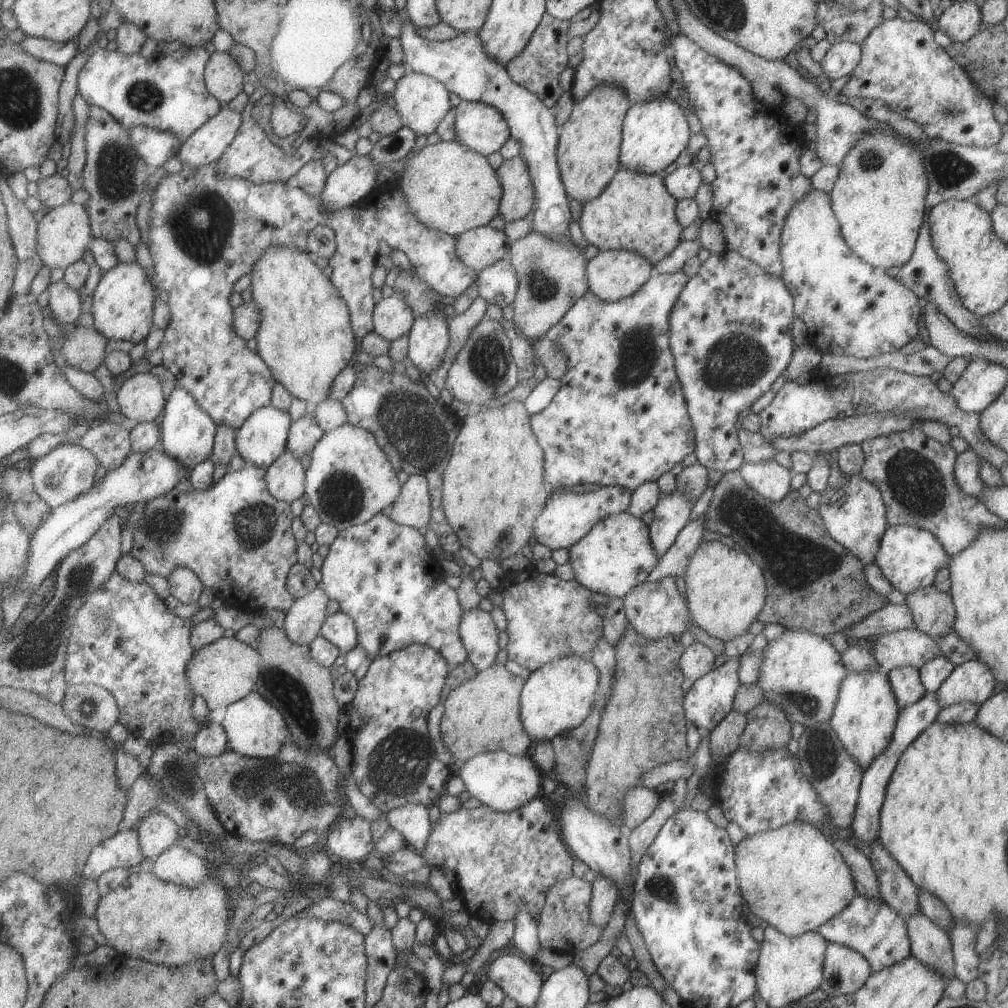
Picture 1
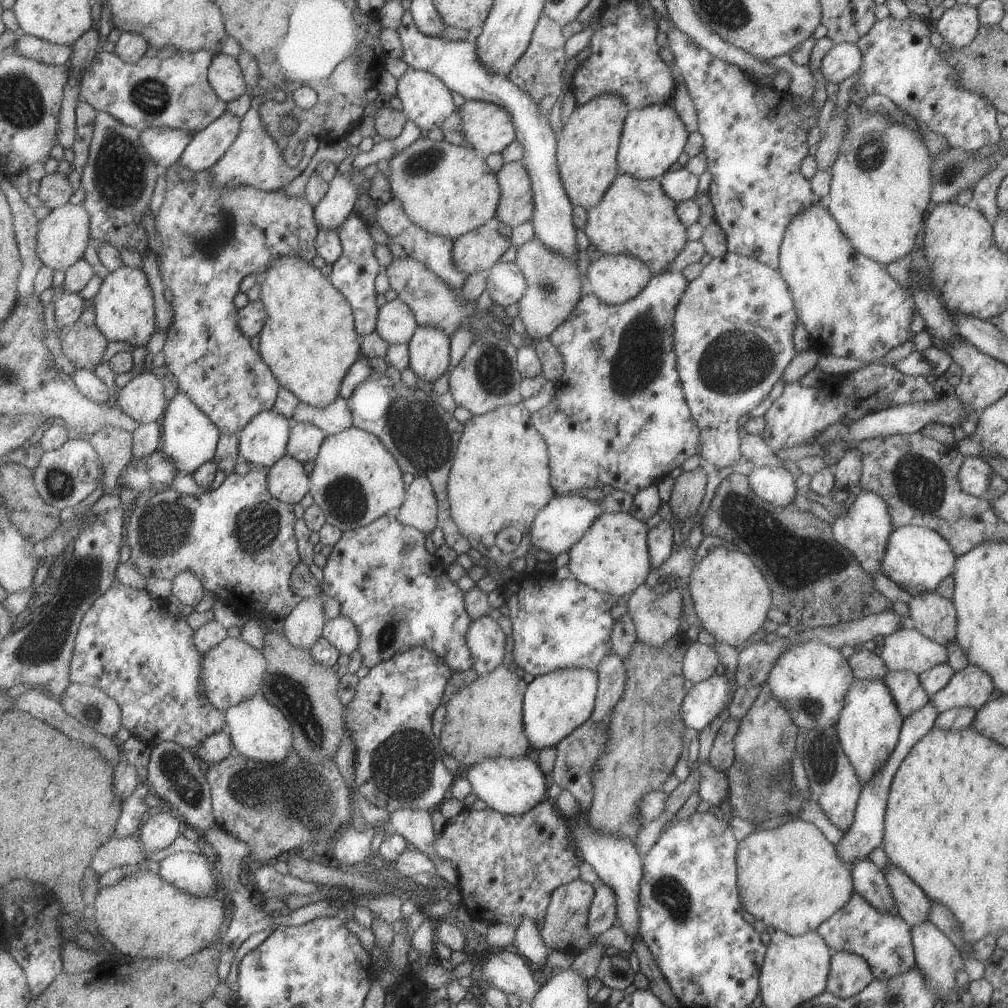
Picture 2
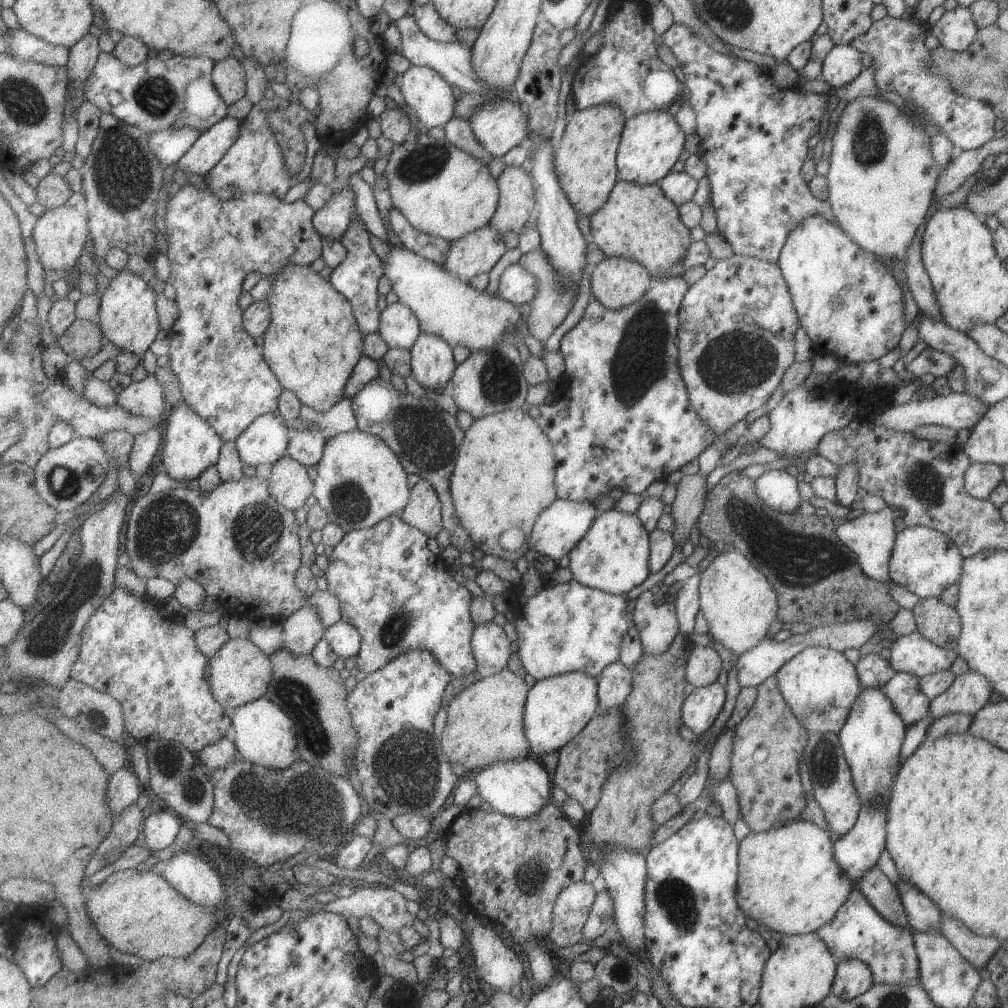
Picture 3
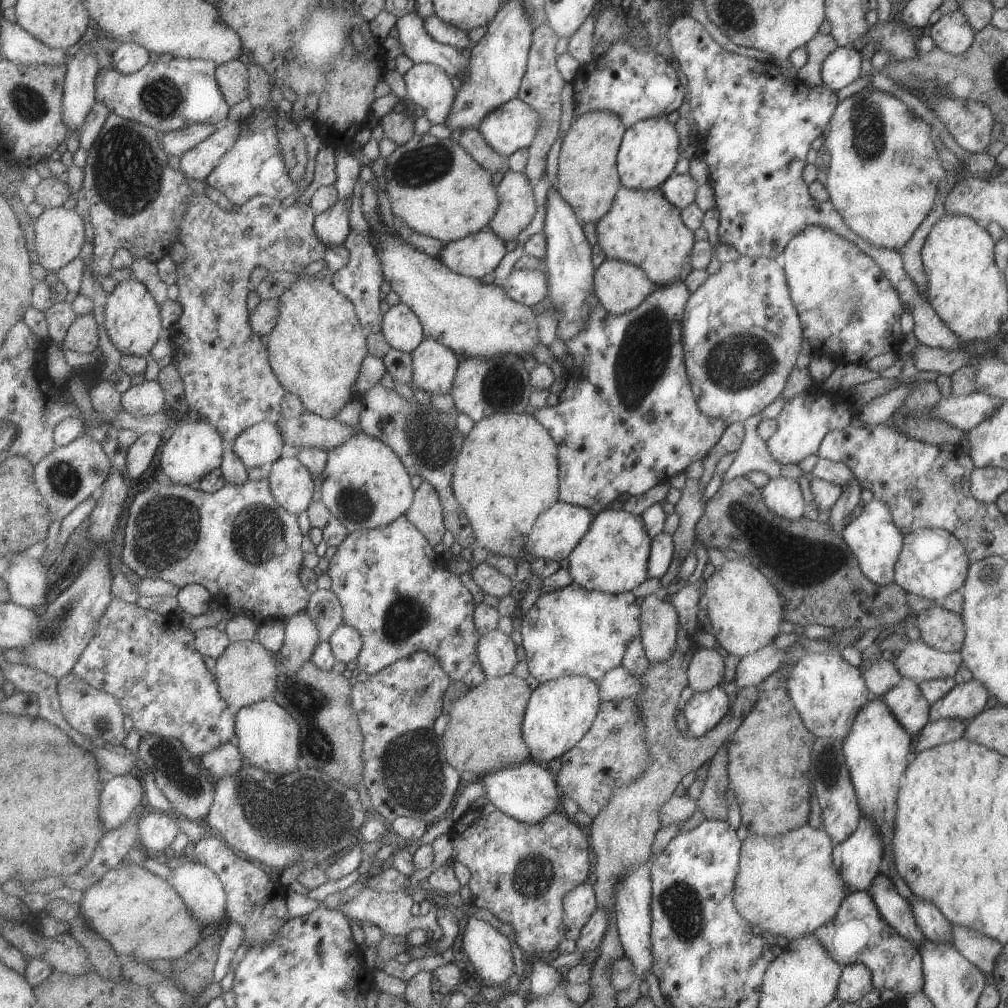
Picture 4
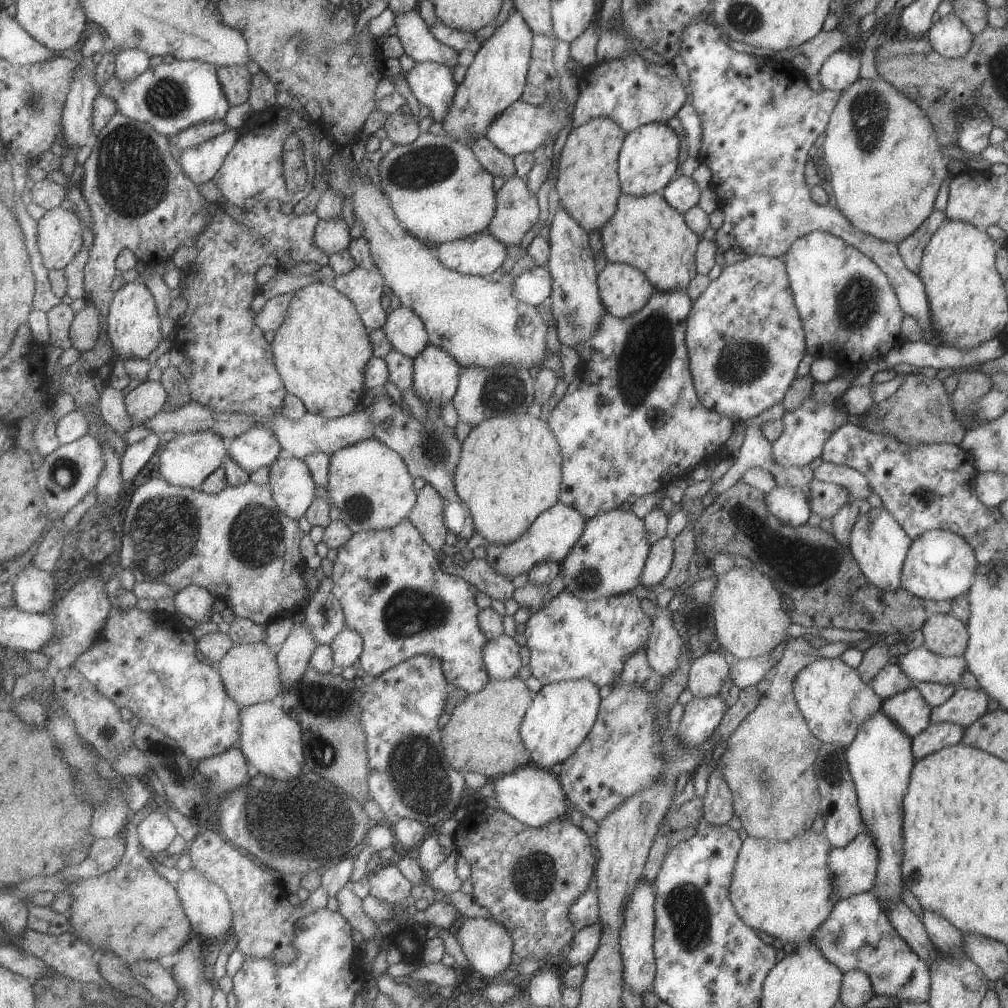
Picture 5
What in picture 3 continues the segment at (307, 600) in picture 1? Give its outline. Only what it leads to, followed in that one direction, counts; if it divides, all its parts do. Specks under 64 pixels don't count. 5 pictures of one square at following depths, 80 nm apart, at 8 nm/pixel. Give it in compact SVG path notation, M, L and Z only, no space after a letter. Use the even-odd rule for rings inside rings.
M311 603L293 613L284 623L286 648L297 656L312 654L325 633L326 626Z

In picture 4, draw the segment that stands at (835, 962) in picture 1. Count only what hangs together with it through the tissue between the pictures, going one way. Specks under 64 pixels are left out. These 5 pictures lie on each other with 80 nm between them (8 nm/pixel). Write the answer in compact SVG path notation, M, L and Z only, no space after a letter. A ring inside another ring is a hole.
M862 964L842 967L836 990L838 999L853 1002L865 996L871 989L870 972Z

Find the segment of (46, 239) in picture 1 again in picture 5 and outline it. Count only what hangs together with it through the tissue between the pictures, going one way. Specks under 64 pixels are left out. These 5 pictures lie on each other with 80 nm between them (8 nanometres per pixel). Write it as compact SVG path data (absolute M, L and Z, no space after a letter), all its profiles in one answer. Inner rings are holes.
M60 207L47 211L38 222L38 246L45 267L51 271L69 266L82 250L83 234L77 213Z

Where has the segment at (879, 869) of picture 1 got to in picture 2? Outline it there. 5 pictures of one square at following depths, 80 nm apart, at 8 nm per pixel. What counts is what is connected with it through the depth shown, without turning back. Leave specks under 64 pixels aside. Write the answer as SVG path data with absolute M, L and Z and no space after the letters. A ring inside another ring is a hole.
M890 865L884 877L896 904L897 915L910 927L928 921L931 903L921 888L893 865Z

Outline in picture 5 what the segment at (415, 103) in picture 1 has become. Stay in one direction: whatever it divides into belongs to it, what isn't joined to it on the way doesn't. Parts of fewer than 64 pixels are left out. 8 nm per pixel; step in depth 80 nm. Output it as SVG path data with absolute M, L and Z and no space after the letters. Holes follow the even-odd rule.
M433 62L416 63L406 80L420 105L429 108L433 120L441 122L455 98L452 70Z

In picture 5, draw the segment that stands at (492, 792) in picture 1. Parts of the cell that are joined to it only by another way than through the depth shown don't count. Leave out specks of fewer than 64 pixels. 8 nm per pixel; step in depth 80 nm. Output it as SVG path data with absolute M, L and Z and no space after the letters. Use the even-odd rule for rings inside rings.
M531 763L489 782L493 784L499 809L526 826L540 828L569 813L569 803L557 776Z

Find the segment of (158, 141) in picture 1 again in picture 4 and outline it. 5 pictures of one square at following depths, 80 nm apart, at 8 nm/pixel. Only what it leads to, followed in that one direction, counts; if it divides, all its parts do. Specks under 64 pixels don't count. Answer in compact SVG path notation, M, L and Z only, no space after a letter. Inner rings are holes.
M195 123L176 131L162 134L162 145L169 156L182 157L188 150L218 131L220 124Z

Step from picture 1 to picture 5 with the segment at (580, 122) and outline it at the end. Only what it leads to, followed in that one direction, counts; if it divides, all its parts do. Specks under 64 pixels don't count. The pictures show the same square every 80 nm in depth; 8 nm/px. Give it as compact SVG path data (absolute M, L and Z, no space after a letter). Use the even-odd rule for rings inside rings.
M596 117L579 127L573 127L567 136L567 140L559 156L558 174L555 177L555 191L559 195L558 203L568 216L585 233L601 231L602 227L610 220L610 217L616 212L616 203L621 193L617 177L617 158L623 145L623 130L609 118Z

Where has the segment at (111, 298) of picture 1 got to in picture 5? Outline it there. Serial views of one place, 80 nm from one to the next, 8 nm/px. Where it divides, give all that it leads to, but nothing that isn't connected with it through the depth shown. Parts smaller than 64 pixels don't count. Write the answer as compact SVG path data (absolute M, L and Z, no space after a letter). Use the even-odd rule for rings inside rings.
M145 282L128 283L122 290L116 292L107 322L108 335L121 360L148 359L166 339L162 332L162 319L156 297Z

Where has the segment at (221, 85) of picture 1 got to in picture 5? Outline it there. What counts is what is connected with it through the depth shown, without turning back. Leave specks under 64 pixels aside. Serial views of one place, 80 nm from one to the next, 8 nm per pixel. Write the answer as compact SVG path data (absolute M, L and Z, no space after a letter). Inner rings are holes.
M240 65L221 67L218 76L231 106L242 106L250 100L254 80L249 68Z

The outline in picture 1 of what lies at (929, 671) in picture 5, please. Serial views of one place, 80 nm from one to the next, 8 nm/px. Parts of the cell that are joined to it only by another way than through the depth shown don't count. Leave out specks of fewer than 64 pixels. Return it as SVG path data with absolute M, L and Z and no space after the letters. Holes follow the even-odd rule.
M915 628L879 635L867 646L885 675L897 667L910 666L919 670L922 664L941 655L936 641Z

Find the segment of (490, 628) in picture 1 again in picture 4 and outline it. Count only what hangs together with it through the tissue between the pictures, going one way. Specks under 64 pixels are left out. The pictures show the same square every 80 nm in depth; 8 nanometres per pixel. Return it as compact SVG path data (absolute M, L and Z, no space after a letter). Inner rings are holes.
M499 629L487 631L478 641L478 662L486 677L509 674L517 662L516 644Z

